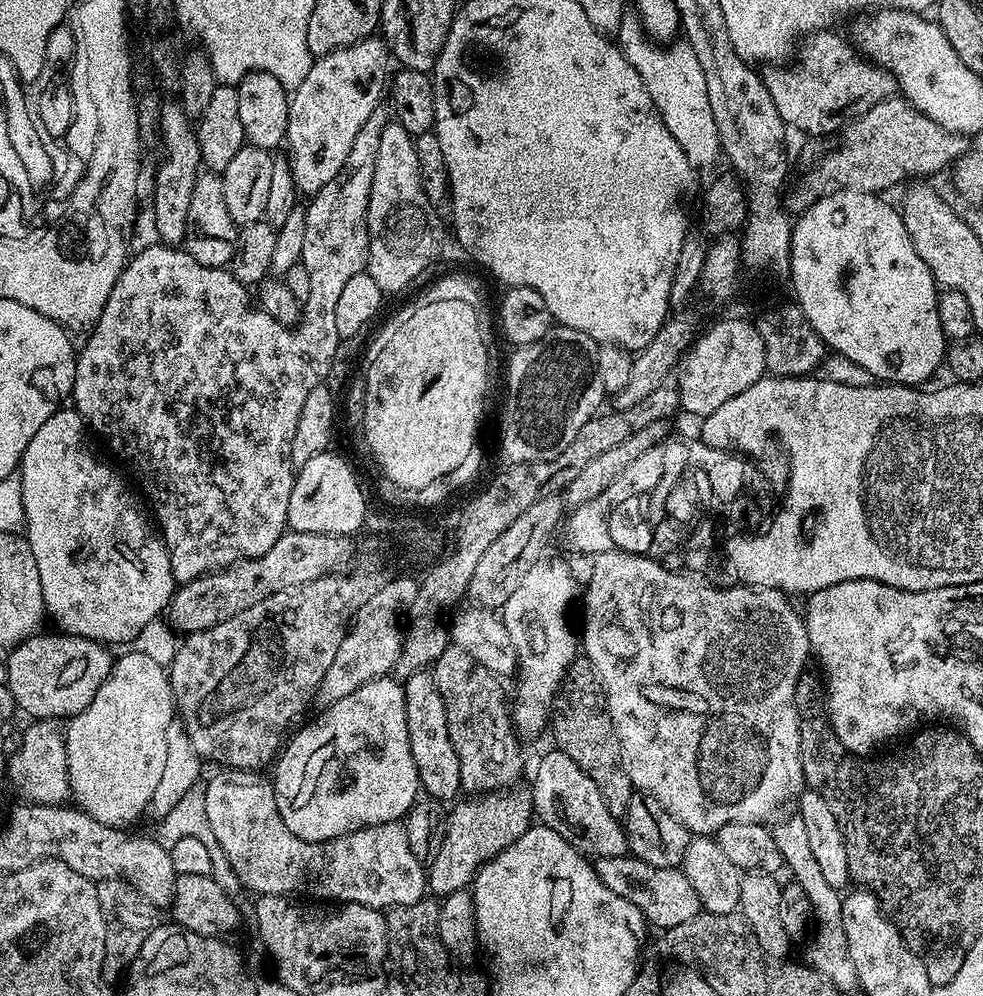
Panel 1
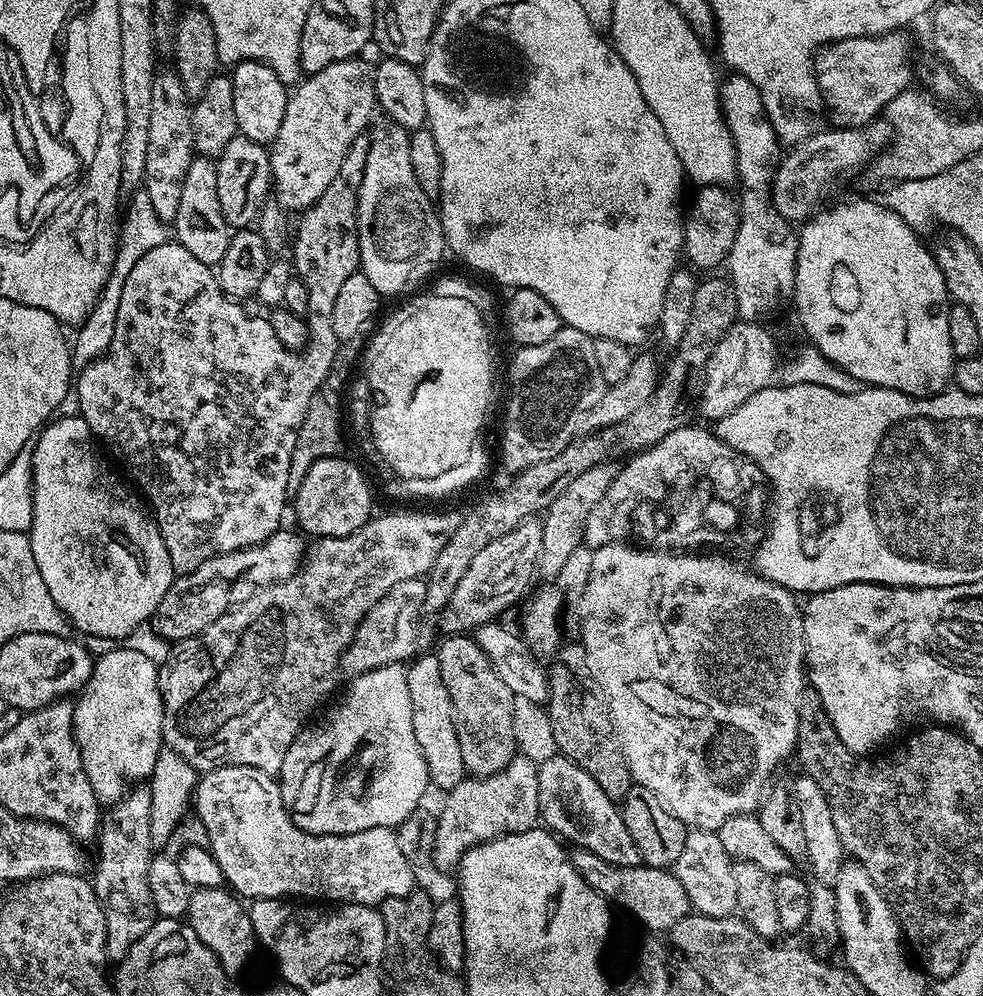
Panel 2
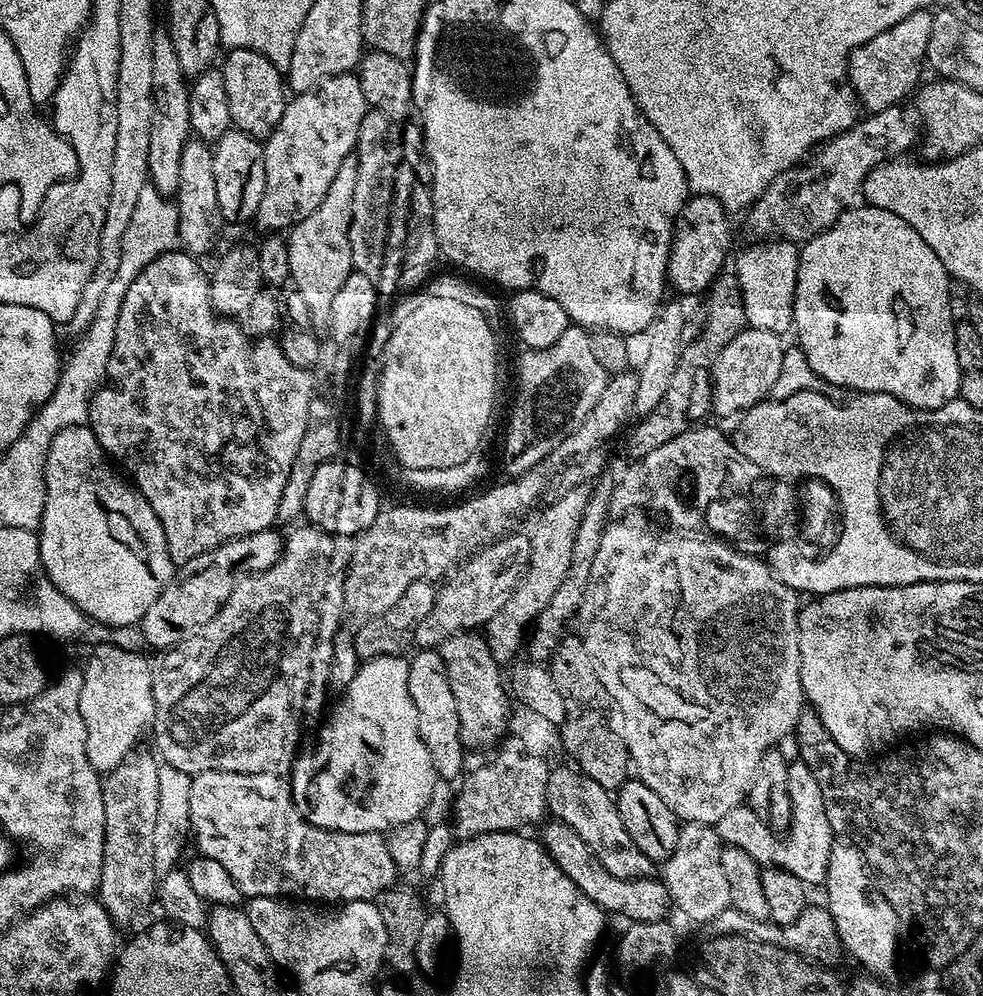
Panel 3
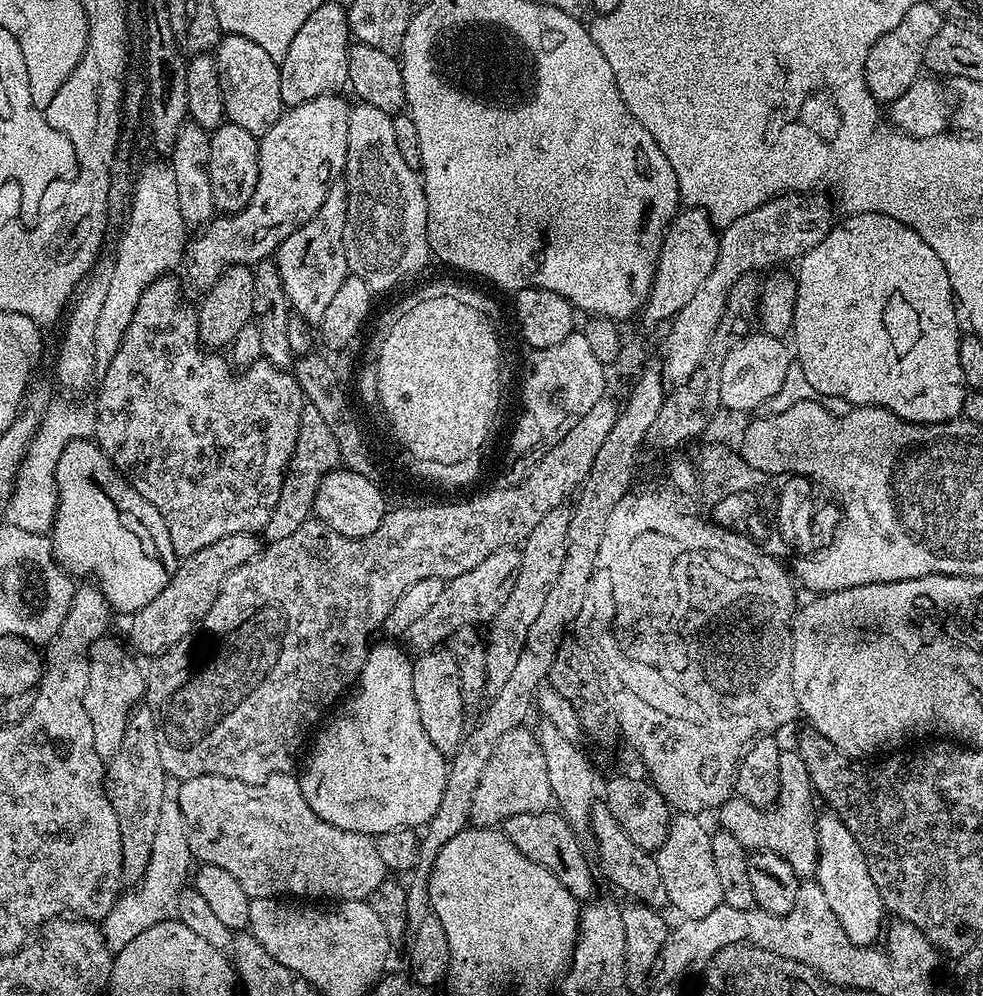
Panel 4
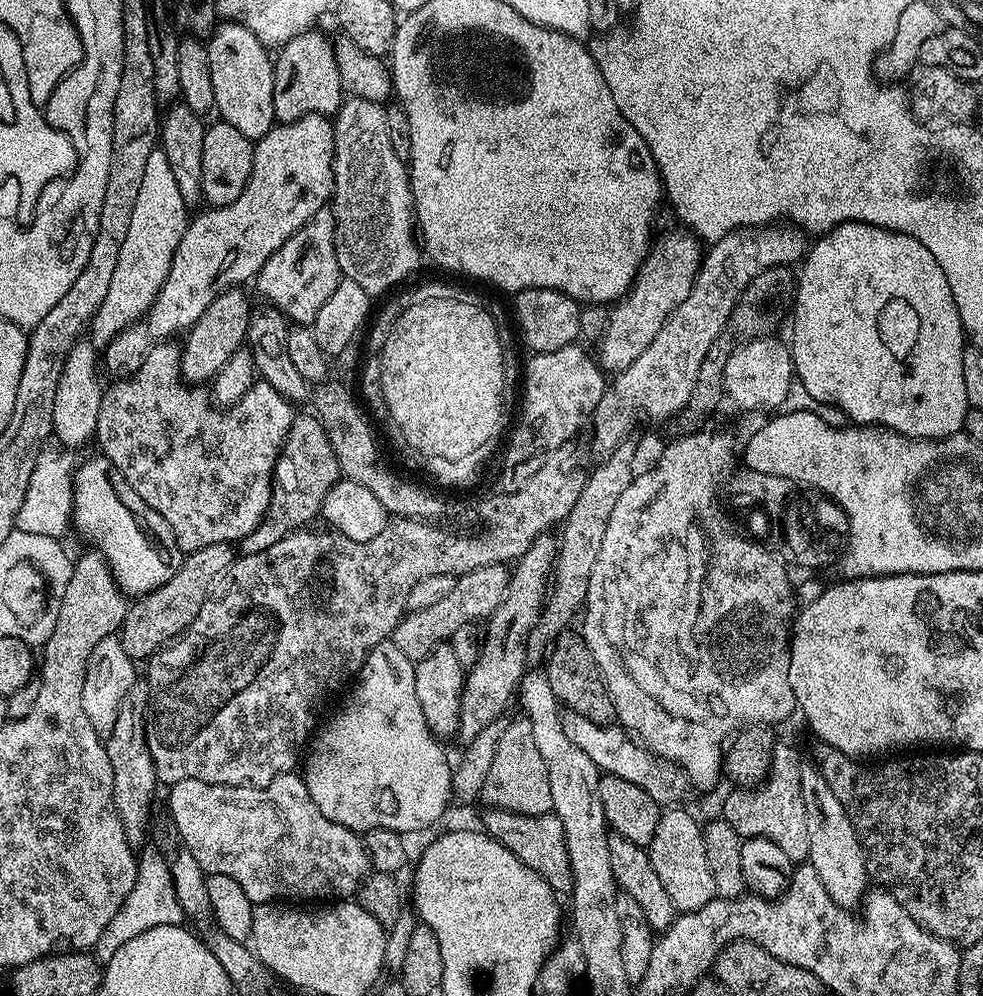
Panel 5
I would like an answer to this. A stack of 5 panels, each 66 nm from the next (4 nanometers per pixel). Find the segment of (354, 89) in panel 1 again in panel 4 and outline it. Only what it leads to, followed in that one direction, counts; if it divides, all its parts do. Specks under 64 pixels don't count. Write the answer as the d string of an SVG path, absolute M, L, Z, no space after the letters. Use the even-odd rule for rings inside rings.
M340 94L319 96L310 102L302 102L298 106L281 112L280 120L270 126L270 130L259 137L258 150L258 186L254 186L254 198L241 212L220 214L195 233L196 236L187 241L182 269L188 275L188 284L197 288L200 294L208 291L226 268L235 264L254 266L260 260L269 259L272 251L279 249L294 230L298 230L326 202L326 194L330 194L333 184L343 177L346 162L346 146L348 145L348 113L350 104Z

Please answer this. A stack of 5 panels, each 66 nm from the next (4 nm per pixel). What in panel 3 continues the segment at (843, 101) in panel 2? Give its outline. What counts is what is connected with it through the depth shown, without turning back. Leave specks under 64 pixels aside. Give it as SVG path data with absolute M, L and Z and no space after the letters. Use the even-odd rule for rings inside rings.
M931 11L915 12L902 22L890 26L890 30L882 30L882 34L852 49L848 56L848 83L856 94L859 107L865 113L895 108L907 101L904 100L907 96L909 99L915 93L922 80L920 71L926 68L932 18Z

